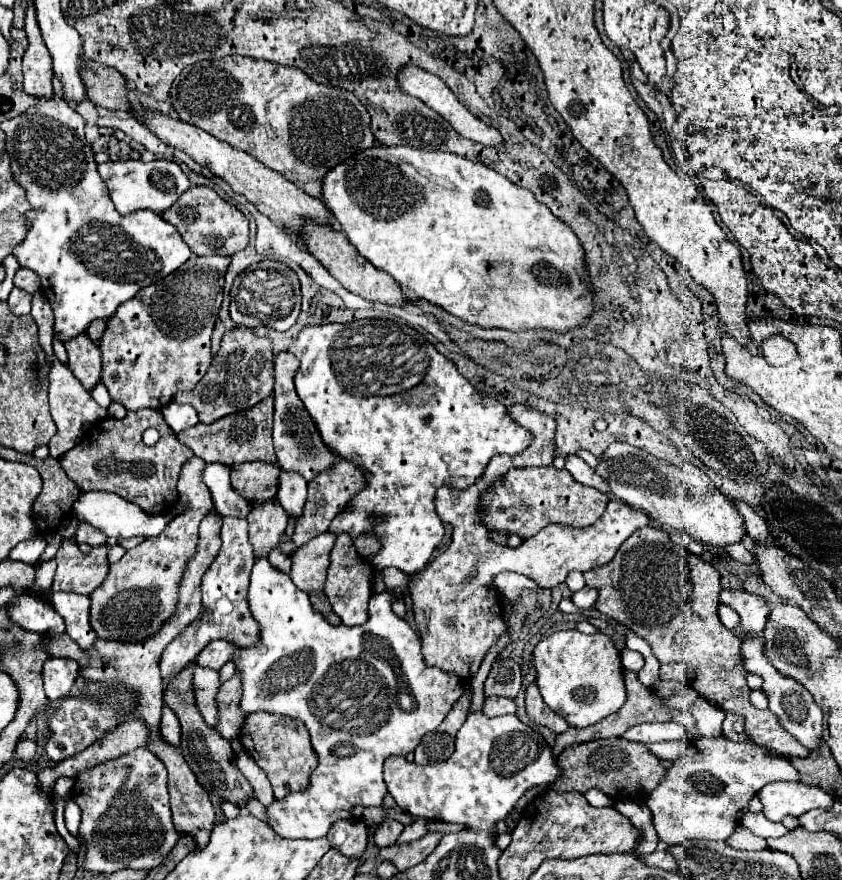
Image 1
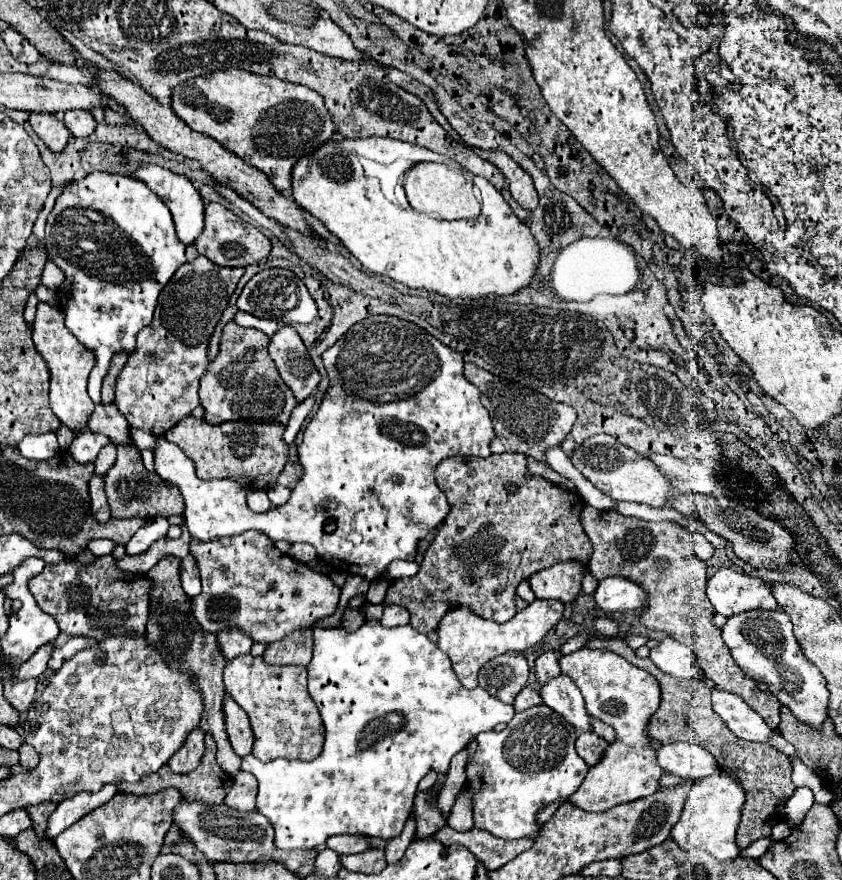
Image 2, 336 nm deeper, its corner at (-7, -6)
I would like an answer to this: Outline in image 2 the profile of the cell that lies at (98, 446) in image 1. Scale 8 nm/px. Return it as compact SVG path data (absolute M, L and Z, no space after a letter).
M131 443L129 445L117 445L117 461L107 471L103 481L105 481L107 499L109 499L109 505L111 505L111 517L153 519L153 517L159 517L159 515L163 515L163 517L183 515L181 491L177 491L175 487L161 481L161 477L155 471L147 471L143 461L141 461L139 449L133 447Z

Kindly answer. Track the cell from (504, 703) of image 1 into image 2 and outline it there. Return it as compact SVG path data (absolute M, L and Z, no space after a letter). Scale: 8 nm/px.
M523 687L521 693L515 697L513 707L515 707L517 713L521 713L521 711L525 711L525 709L529 709L529 707L539 705L539 703L543 703L543 701L539 701L539 693L533 691L531 687Z

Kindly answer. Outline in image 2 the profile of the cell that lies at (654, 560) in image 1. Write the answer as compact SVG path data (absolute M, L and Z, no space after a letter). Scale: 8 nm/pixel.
M585 507L581 513L581 525L593 543L593 555L589 561L589 573L599 581L605 577L625 577L641 585L647 593L647 607L639 621L653 631L663 631L679 643L693 647L697 663L707 679L719 689L743 697L743 701L775 729L779 725L781 703L773 693L765 693L749 679L729 655L721 639L721 631L711 623L715 611L705 595L707 565L693 555L691 531L675 523L651 523L637 517L617 515L617 511L597 511Z

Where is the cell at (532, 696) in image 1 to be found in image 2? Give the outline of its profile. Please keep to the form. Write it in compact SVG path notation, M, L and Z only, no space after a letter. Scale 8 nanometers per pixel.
M547 651L541 657L537 657L535 673L537 673L539 685L545 685L545 683L549 683L549 679L553 675L559 675L561 669L559 669L559 663L557 663L557 655L553 651Z

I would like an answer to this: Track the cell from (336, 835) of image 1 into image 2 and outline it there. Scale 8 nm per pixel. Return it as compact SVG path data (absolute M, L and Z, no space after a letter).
M333 835L333 839L327 839L327 847L337 851L339 855L349 855L349 853L361 853L367 849L367 843L361 835Z

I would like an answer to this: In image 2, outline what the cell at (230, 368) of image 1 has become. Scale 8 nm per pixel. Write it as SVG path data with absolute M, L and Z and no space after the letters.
M229 321L223 329L221 337L221 351L215 361L209 363L209 371L201 377L199 397L201 405L205 407L205 421L209 425L219 425L225 421L253 421L253 423L283 423L287 425L291 411L297 407L297 401L291 393L291 389L281 381L277 367L273 359L267 353L269 337L257 329L251 327L237 327L233 321Z

